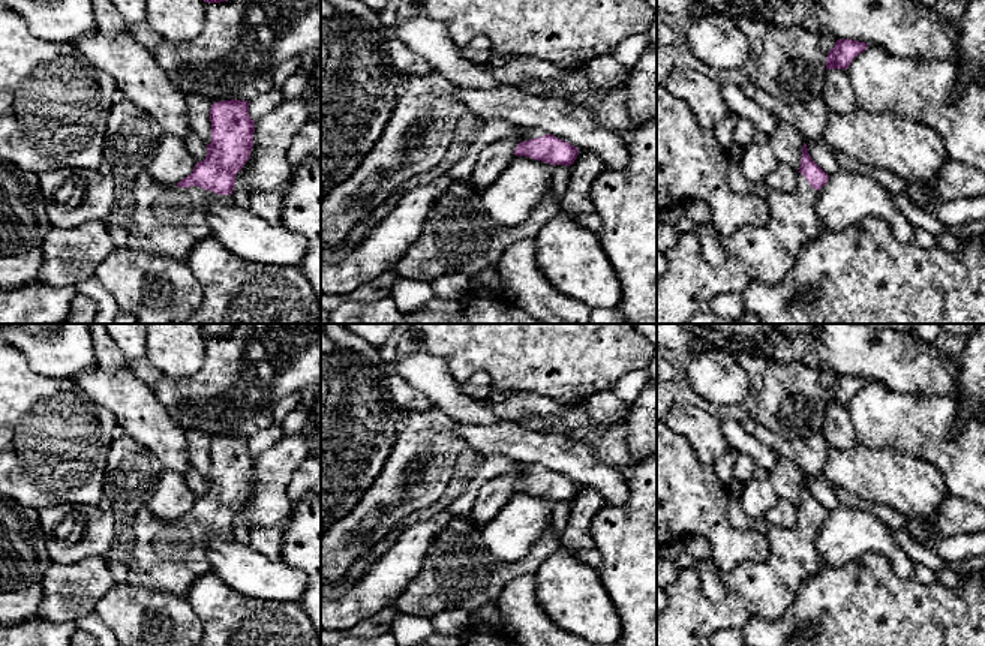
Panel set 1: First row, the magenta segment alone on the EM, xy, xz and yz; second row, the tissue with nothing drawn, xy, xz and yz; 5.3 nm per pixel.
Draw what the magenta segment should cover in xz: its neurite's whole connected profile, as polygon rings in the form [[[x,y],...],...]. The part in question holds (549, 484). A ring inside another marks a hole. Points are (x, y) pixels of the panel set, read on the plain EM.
[[[523,465],[523,477],[516,483],[514,490],[570,502],[577,495],[579,484],[543,465]]]

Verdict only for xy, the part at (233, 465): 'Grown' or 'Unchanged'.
Grown

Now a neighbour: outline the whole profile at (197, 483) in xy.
[[[189,465],[184,480],[196,498],[205,495],[207,480],[193,466]]]

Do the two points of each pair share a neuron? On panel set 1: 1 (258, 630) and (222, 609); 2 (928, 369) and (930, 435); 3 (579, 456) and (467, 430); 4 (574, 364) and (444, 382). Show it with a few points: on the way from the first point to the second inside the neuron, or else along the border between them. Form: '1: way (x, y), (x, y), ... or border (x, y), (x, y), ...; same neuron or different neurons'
1: way (249, 630), (243, 630), (231, 618); same neuron
2: border (894, 390), (901, 393), (949, 394), (955, 399); different neurons
3: way (550, 450), (529, 448), (508, 439), (495, 439); same neuron
4: border (434, 355), (438, 355), (462, 384); different neurons

